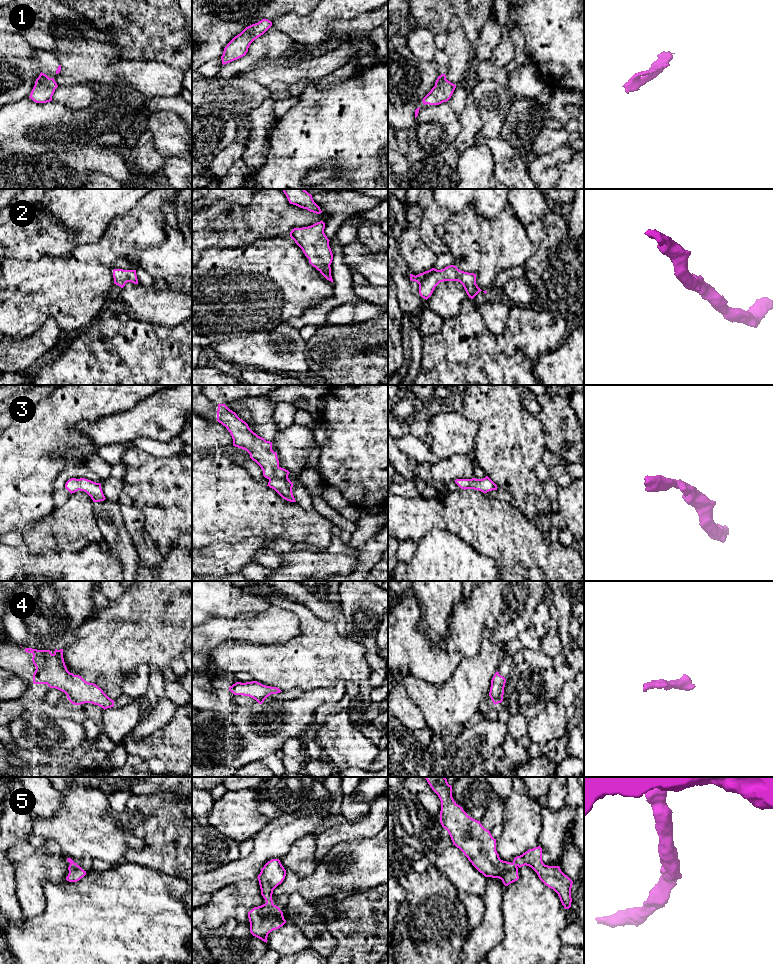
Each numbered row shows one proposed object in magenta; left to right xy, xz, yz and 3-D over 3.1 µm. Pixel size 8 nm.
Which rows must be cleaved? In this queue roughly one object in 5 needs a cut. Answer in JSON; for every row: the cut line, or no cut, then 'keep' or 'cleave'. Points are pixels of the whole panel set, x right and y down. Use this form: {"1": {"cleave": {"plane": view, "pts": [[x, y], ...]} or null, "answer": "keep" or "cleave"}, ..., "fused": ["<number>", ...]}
{"1": {"cleave": null, "answer": "keep"}, "2": {"cleave": null, "answer": "keep"}, "3": {"cleave": null, "answer": "keep"}, "4": {"cleave": null, "answer": "keep"}, "5": {"cleave": null, "answer": "keep"}, "fused": []}

